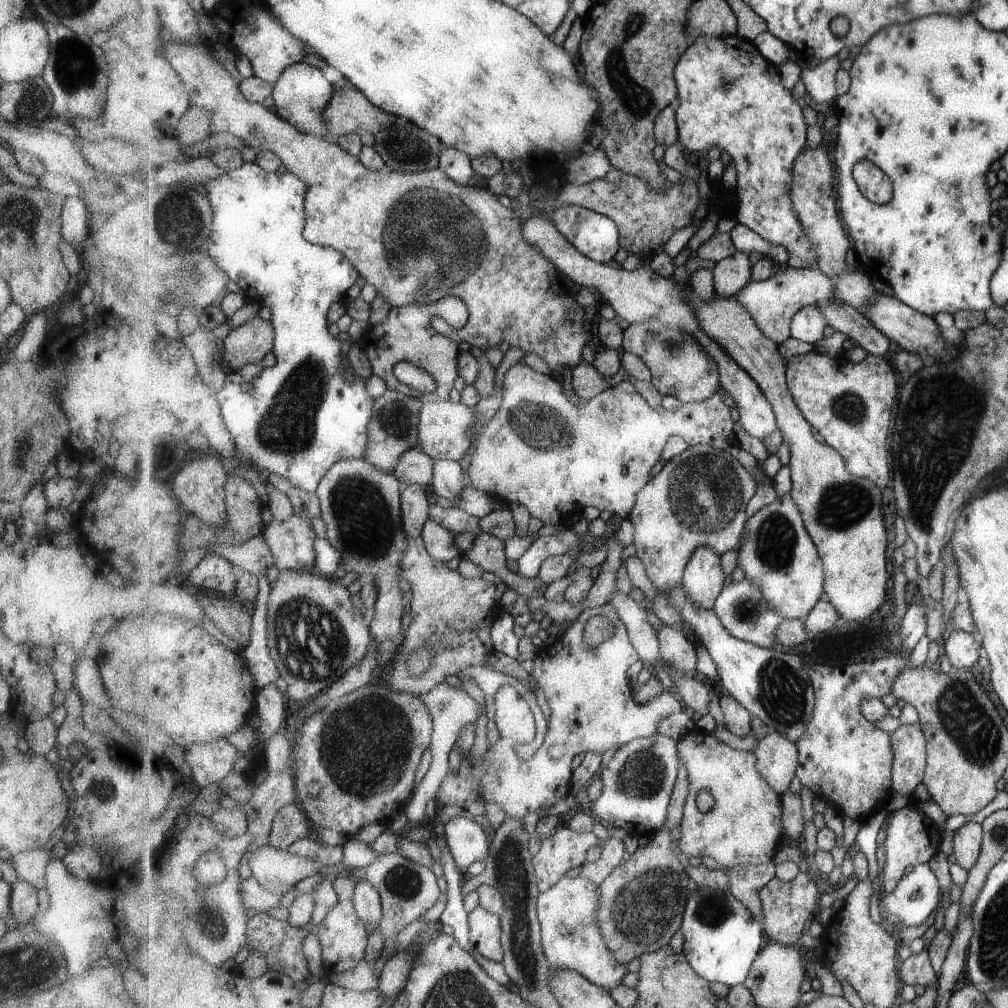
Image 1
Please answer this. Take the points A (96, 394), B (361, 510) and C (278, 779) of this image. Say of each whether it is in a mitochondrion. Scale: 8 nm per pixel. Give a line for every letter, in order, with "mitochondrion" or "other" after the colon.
A: other
B: mitochondrion
C: other

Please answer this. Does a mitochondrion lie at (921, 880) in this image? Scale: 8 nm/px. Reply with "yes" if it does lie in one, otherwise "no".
no

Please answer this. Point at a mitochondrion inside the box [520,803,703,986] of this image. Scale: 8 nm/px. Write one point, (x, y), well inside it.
(642, 909)

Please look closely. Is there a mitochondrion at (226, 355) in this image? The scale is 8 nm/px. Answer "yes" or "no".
no

